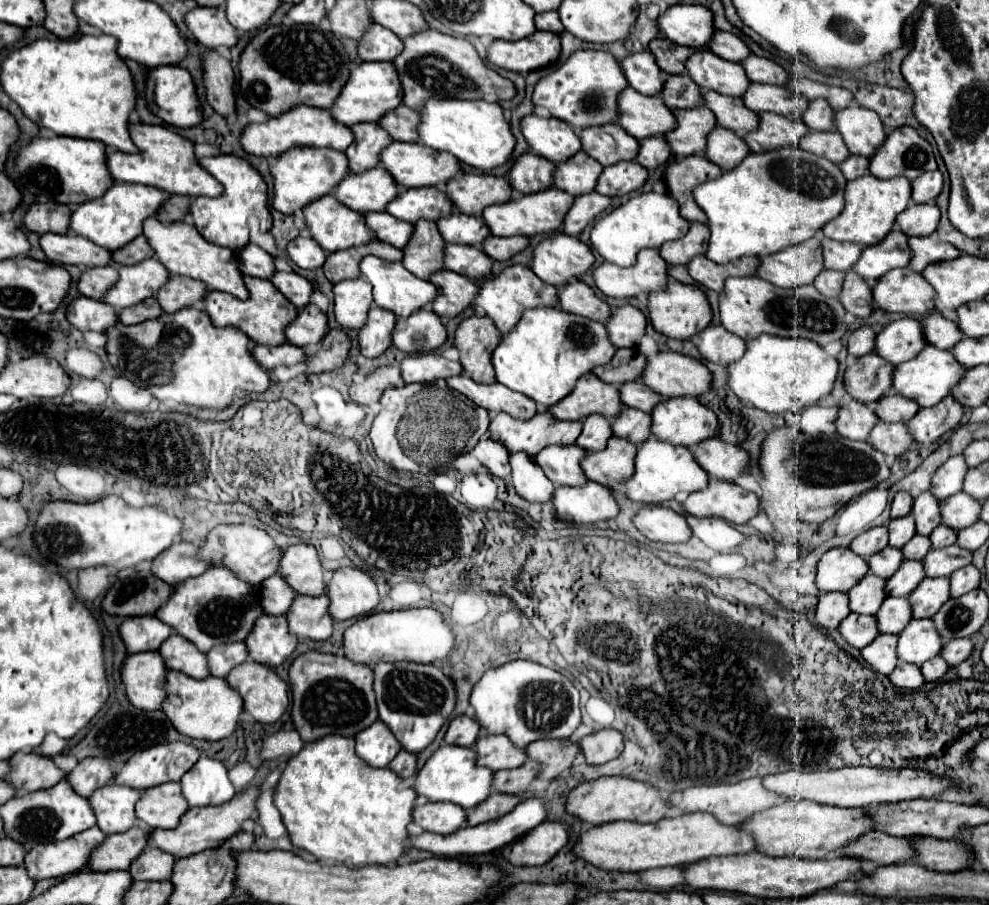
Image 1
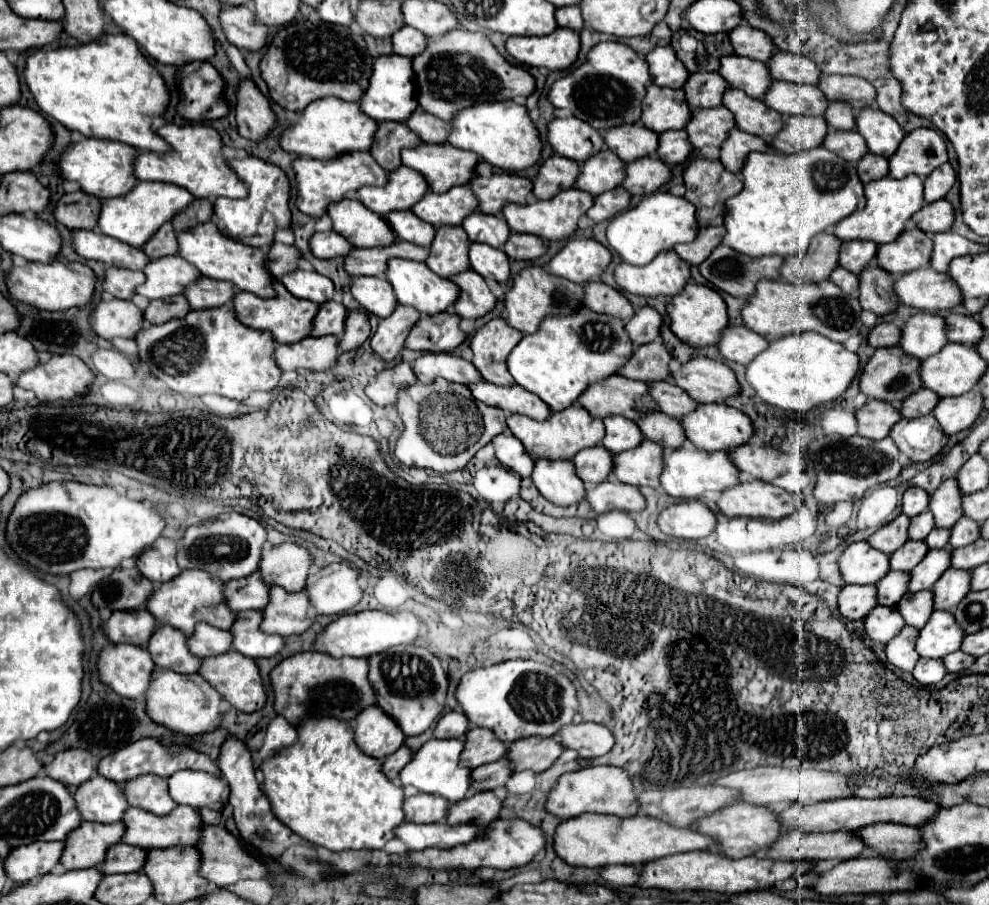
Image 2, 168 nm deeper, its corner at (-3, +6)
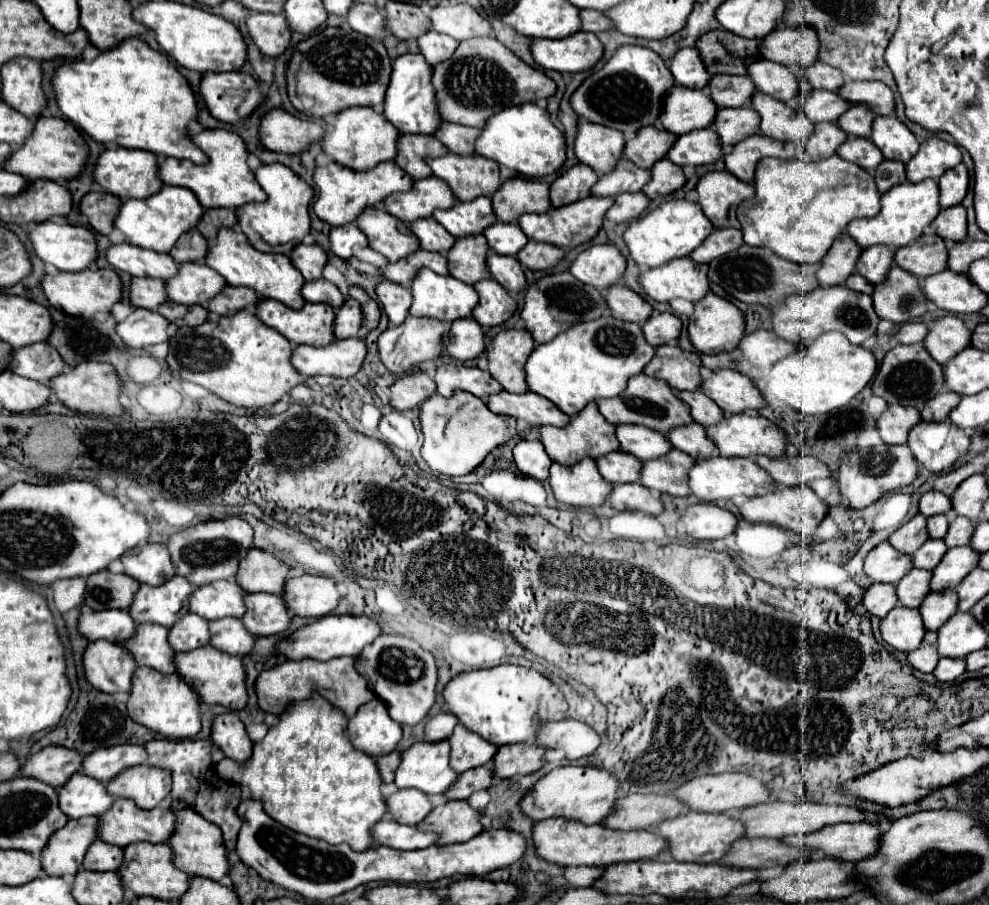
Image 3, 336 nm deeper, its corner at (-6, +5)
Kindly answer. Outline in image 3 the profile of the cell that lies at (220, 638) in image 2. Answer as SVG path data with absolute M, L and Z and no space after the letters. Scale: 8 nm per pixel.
M184 615L176 627L170 629L168 641L176 651L192 651L196 647L204 647L210 643L210 627L208 621L200 615Z

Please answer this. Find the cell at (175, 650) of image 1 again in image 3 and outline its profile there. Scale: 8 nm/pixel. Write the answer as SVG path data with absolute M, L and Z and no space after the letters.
M140 623L136 627L136 639L122 643L136 655L136 663L152 667L164 675L176 673L176 651L168 643L168 629L154 623Z

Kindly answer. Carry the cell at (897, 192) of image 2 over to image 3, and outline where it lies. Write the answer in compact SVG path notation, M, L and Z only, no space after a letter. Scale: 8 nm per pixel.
M924 179L920 183L900 183L894 185L890 191L882 193L880 197L882 209L878 215L870 217L870 219L856 219L848 225L848 233L850 237L862 247L872 247L872 245L890 245L892 249L900 249L908 243L912 243L914 239L920 237L922 229L926 225L930 225L930 221L938 215L940 205L938 205L938 183L932 179Z

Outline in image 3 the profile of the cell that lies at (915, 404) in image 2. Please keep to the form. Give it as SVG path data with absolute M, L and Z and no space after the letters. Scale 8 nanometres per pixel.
M944 391L944 393L938 393L936 397L932 397L924 409L920 411L922 415L922 421L940 421L940 419L946 419L948 417L948 411L952 407L956 407L956 403L960 401L960 395L952 393L952 391Z

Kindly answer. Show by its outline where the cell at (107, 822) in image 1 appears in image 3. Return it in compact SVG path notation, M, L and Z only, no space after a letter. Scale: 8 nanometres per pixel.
M84 773L72 777L60 789L60 807L70 815L70 819L80 819L86 815L104 815L112 809L116 797L108 793L106 785Z

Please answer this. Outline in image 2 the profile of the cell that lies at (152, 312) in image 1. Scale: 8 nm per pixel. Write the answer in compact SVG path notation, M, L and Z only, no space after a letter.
M173 296L165 300L151 300L149 308L145 310L145 320L149 324L165 324L173 318L185 318L191 312L191 306L185 296Z

